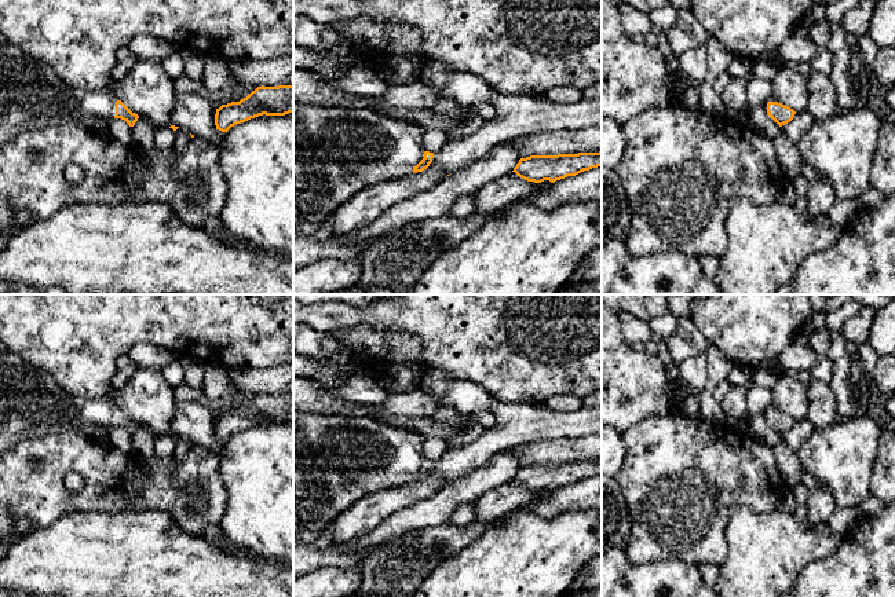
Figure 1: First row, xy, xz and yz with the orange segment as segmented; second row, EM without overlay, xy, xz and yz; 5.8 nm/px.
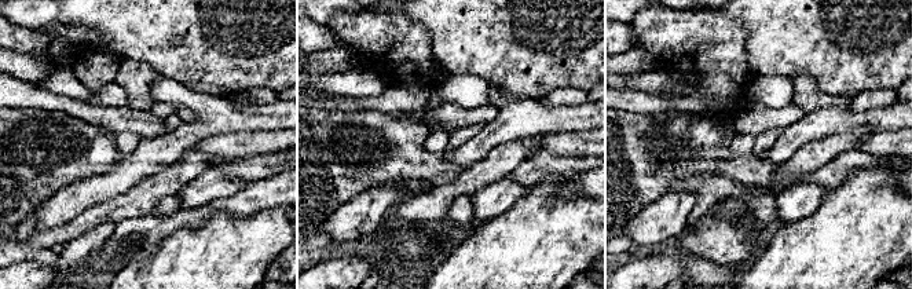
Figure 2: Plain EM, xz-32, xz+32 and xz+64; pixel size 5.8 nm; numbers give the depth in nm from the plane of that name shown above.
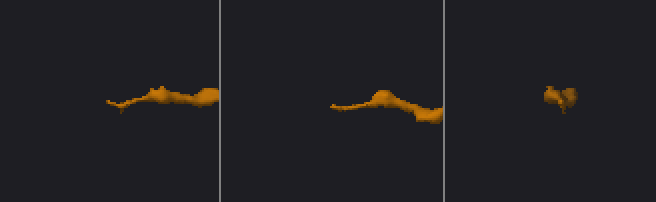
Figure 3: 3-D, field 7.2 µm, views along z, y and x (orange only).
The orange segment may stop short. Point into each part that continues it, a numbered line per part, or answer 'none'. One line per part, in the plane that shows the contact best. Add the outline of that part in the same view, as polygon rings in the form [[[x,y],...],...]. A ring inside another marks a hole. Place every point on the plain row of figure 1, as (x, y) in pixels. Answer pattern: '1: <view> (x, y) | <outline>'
1: xz (338, 460) | [[[293,410],[293,536],[317,536],[330,521],[344,509],[351,506],[362,497],[375,492],[377,490],[386,490],[394,486],[413,483],[413,476],[424,466],[423,450],[424,439],[416,432],[408,429],[391,426],[377,418],[366,415],[341,415],[341,414],[313,414]]]

